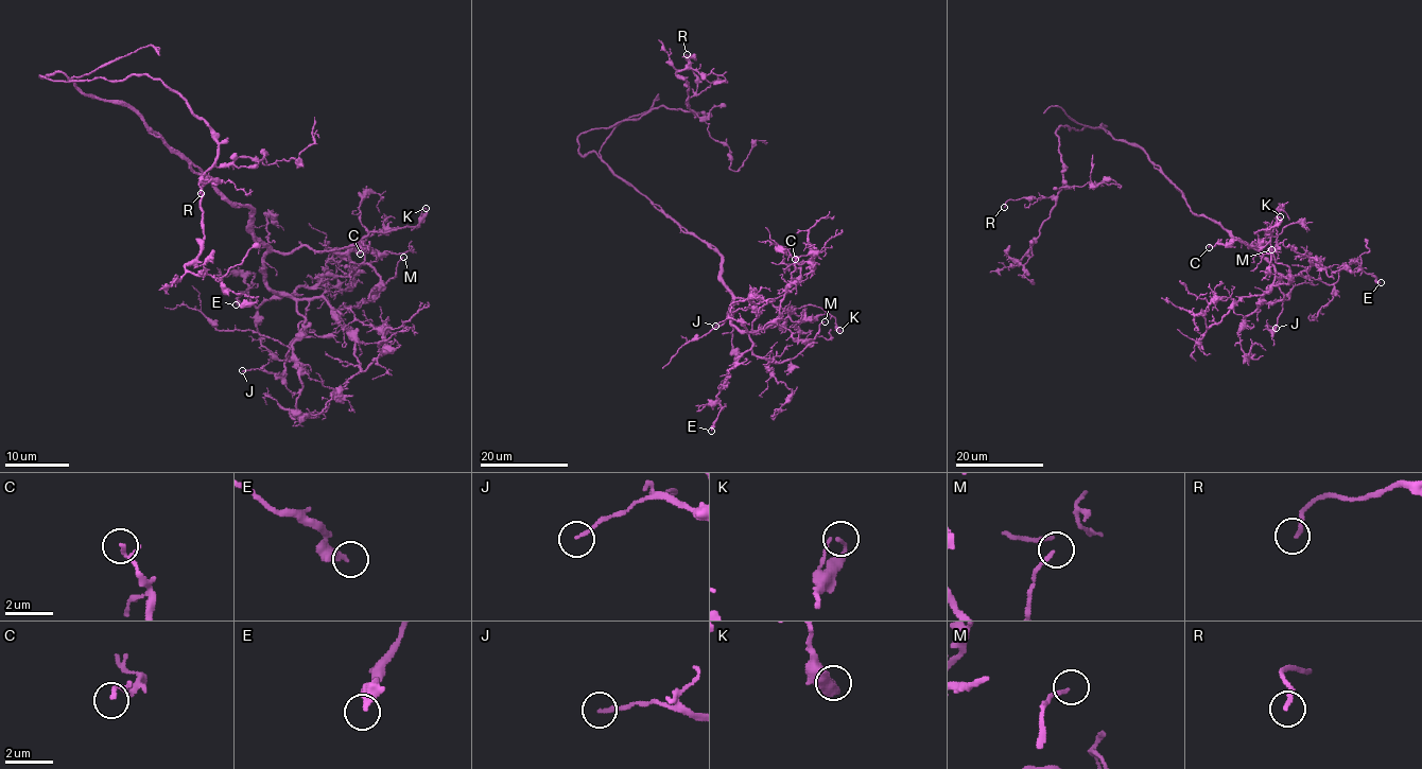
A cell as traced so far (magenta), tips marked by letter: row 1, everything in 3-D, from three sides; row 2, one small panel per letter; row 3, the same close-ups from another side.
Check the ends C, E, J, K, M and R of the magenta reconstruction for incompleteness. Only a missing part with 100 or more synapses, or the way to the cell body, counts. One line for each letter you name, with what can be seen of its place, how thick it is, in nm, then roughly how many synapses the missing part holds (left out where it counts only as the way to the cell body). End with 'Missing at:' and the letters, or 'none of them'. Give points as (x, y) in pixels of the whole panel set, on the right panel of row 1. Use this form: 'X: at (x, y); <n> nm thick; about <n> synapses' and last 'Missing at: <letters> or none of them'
Missing at: none of them

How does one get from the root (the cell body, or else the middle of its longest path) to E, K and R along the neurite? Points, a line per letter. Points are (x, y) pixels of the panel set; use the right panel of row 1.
E: (1142, 150), (1193, 212), (1216, 220), (1284, 277), (1303, 275), (1332, 284), (1342, 269), (1357, 262), (1381, 282)
K: (1142, 150), (1193, 212), (1216, 220), (1248, 247), (1252, 242), (1259, 246), (1254, 233), (1272, 228), (1280, 216)
R: (1142, 150), (1103, 124), (1061, 125), (1062, 188), (1004, 207)

